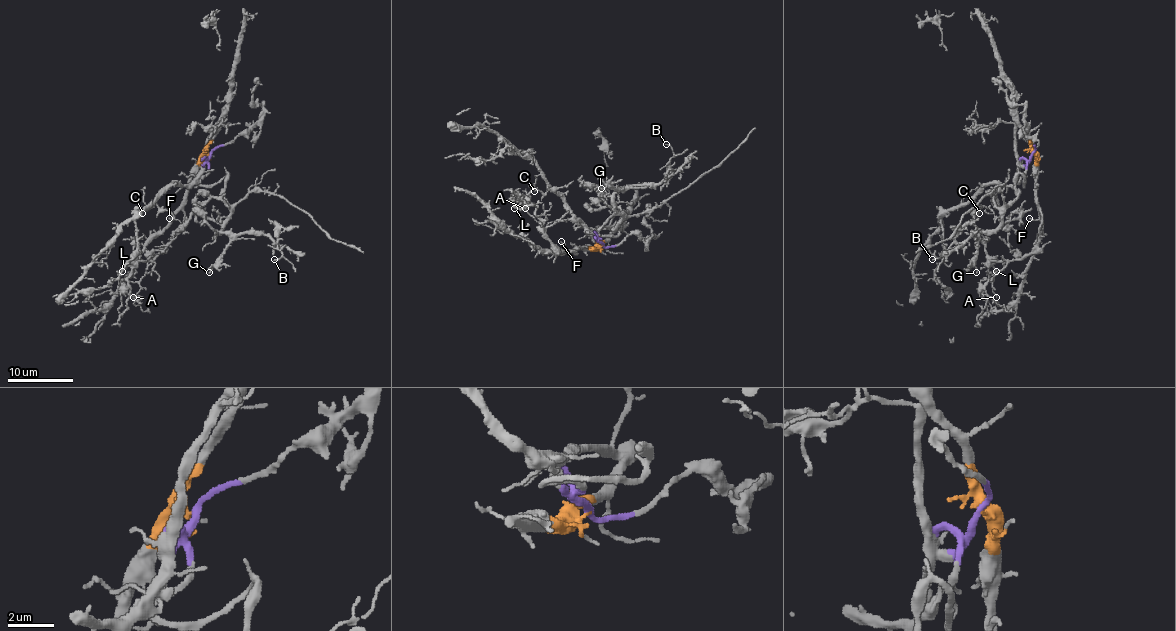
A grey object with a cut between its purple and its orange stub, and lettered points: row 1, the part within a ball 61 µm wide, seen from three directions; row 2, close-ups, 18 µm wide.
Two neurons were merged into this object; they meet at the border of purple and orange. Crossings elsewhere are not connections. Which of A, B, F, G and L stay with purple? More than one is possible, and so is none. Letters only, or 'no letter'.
B, G

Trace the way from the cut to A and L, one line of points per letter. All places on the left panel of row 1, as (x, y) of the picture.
A: (210, 153), (189, 184), (180, 230), (151, 260), (154, 265), (151, 274), (143, 278), (133, 297)
L: (210, 153), (203, 158), (189, 184), (180, 230), (151, 260), (128, 265), (122, 271)

